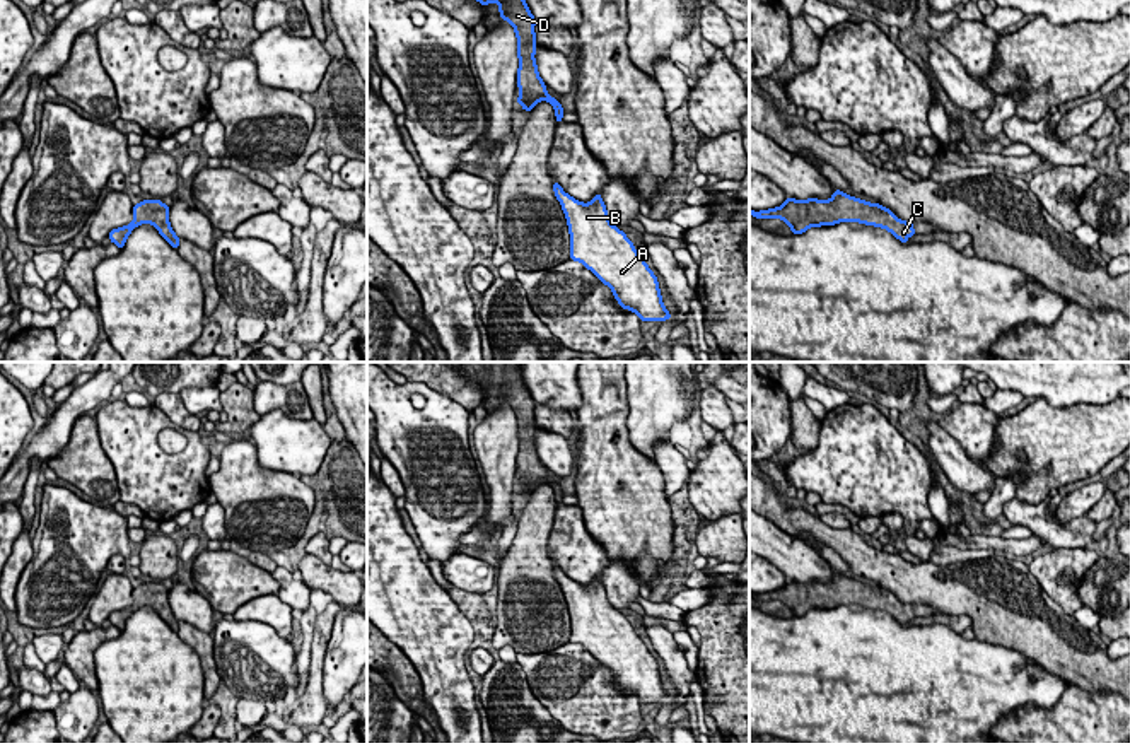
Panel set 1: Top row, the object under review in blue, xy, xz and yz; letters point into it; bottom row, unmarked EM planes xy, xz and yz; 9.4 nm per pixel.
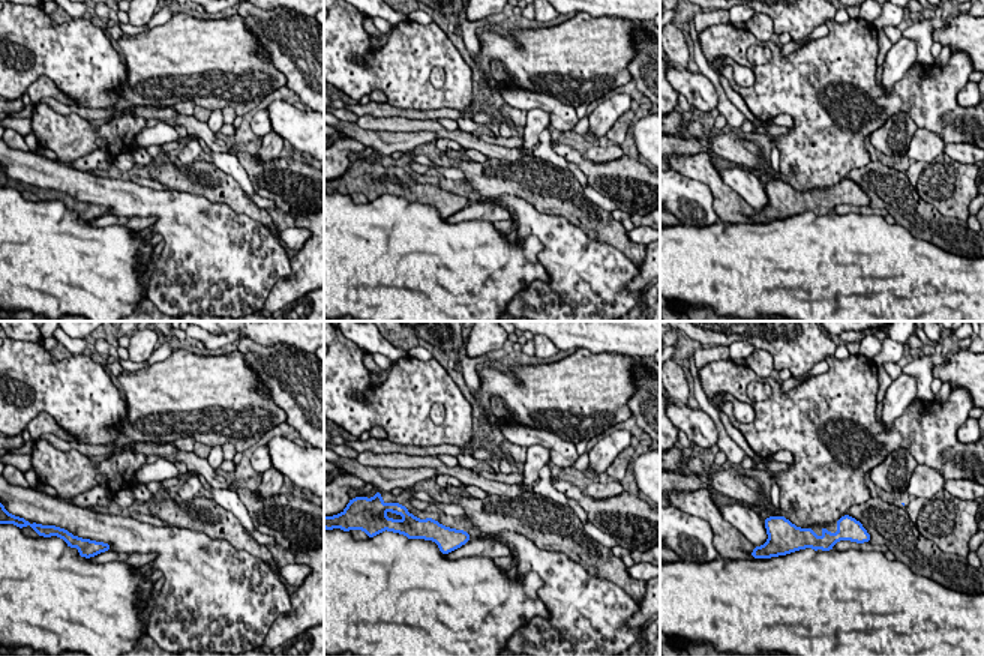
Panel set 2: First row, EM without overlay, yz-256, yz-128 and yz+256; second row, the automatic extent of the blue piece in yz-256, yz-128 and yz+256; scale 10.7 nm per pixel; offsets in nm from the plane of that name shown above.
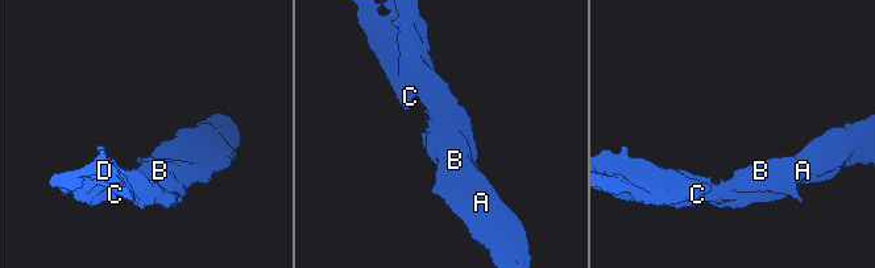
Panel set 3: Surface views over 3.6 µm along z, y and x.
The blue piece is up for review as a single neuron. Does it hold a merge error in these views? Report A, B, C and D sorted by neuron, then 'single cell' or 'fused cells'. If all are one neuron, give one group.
A B C D; single cell

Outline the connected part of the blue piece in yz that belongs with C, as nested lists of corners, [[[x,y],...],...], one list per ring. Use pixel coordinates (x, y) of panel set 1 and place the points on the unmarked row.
[[[835,572],[830,582],[794,582],[787,581],[783,588],[770,593],[754,594],[749,598],[756,601],[782,601],[794,617],[802,617],[809,610],[835,608],[838,605],[860,605],[865,608],[877,608],[889,613],[901,625],[908,625],[915,618],[913,605],[900,603],[891,593],[879,586],[869,586],[860,581],[845,577]]]

